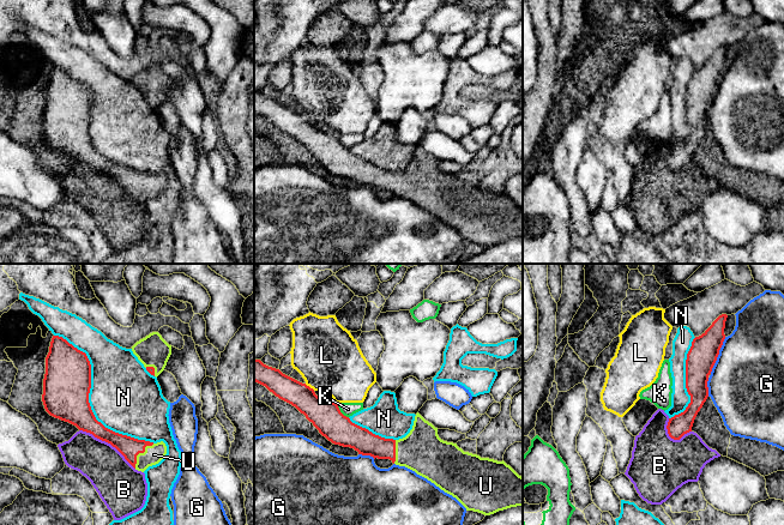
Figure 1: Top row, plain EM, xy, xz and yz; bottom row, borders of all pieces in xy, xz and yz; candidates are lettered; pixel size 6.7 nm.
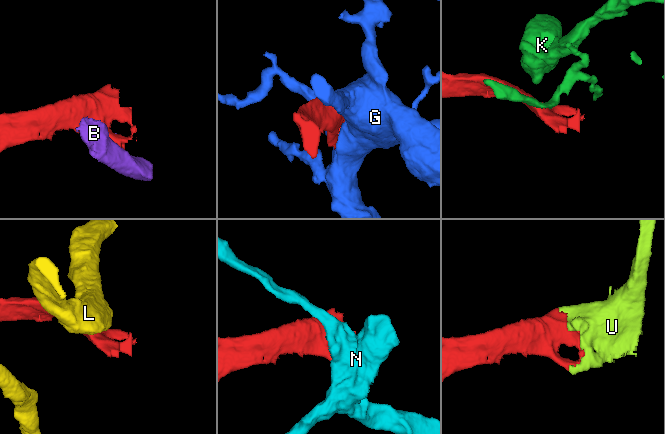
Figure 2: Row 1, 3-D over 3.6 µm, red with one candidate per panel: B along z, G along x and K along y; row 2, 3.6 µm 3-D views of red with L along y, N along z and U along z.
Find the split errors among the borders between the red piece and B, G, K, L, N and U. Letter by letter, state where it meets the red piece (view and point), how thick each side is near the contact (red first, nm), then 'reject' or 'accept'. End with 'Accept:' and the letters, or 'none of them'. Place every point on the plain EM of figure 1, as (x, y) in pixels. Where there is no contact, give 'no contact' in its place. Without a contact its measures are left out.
B: xy (108, 174) | 160/300 nm | reject
G: yz (718, 85) | 190/480 nm | reject
K: xz (339, 143) | 200/100 nm | reject
L: xz (308, 118) | 200/440 nm | reject
N: xy (88, 131) | 320/460 nm | reject
U: xy (140, 183) | 140/120 nm | accept
Accept: U

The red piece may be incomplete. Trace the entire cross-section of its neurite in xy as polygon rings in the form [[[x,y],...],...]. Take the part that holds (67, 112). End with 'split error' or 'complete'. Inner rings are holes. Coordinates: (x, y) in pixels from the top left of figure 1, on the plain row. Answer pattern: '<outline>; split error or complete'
[[[53,67],[46,89],[42,133],[46,143],[79,162],[110,175],[138,203],[158,195],[167,186],[163,173],[153,175],[115,164],[98,153],[89,134],[91,96],[85,84]]]; split error

